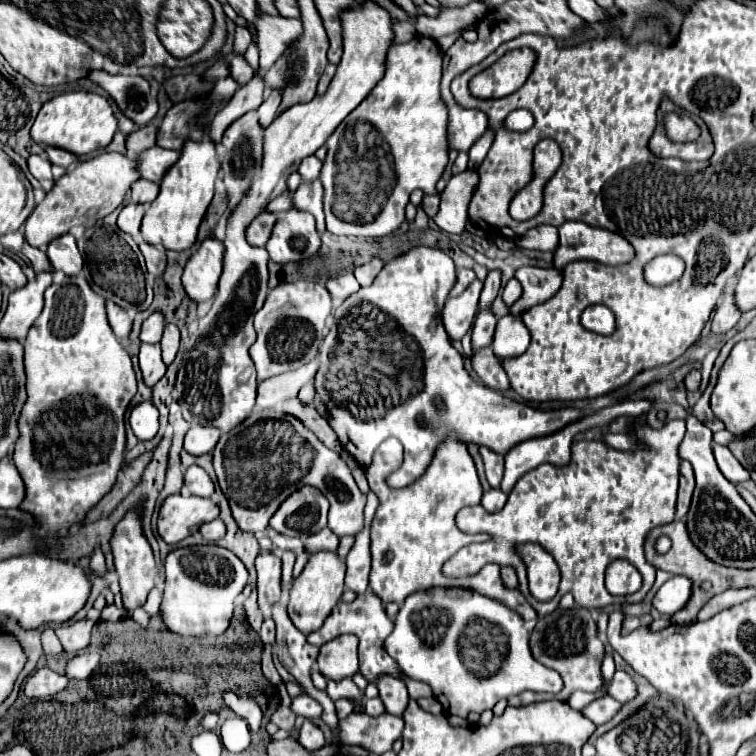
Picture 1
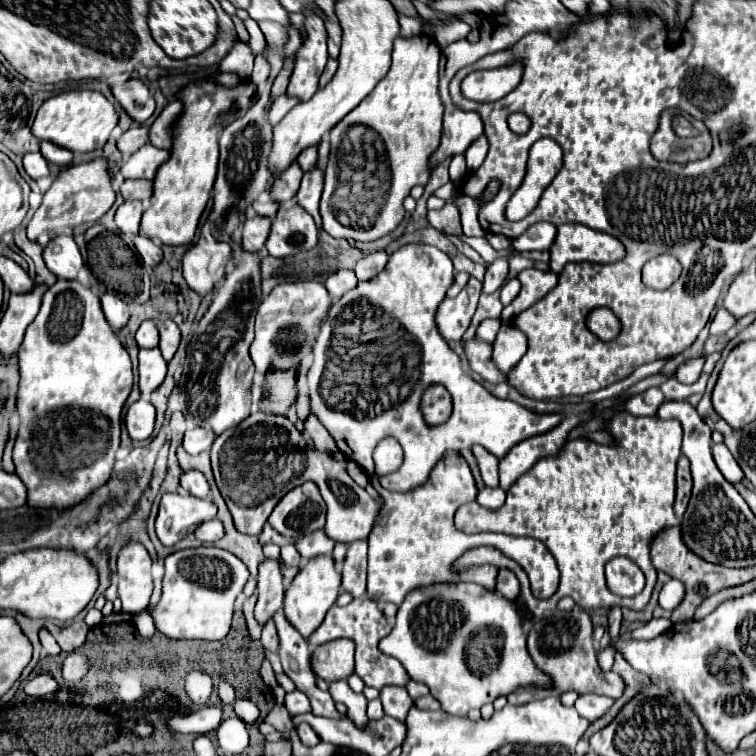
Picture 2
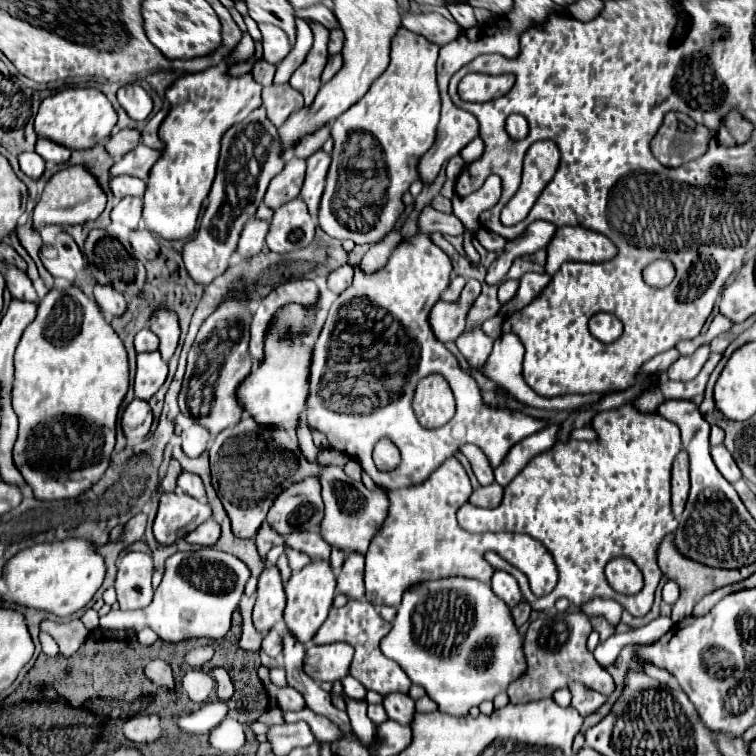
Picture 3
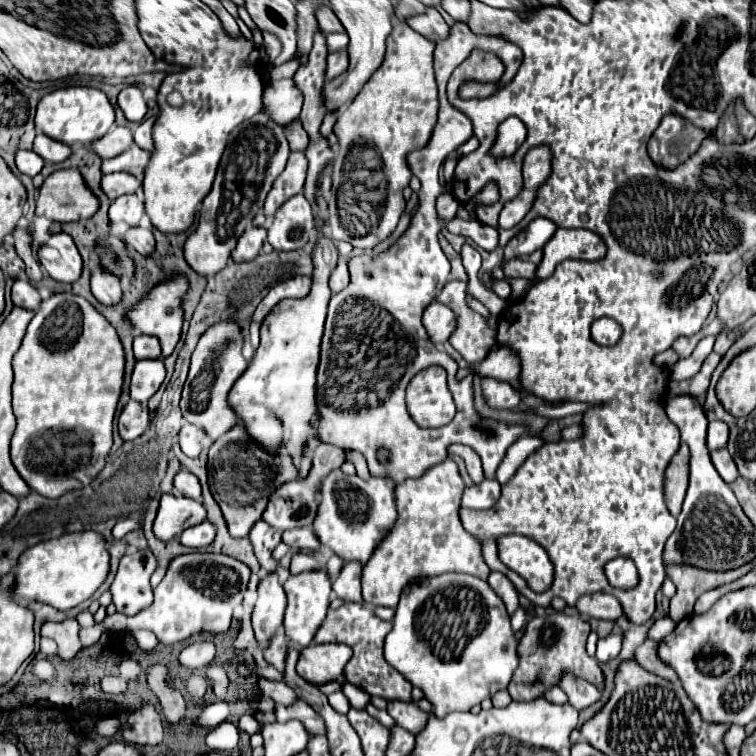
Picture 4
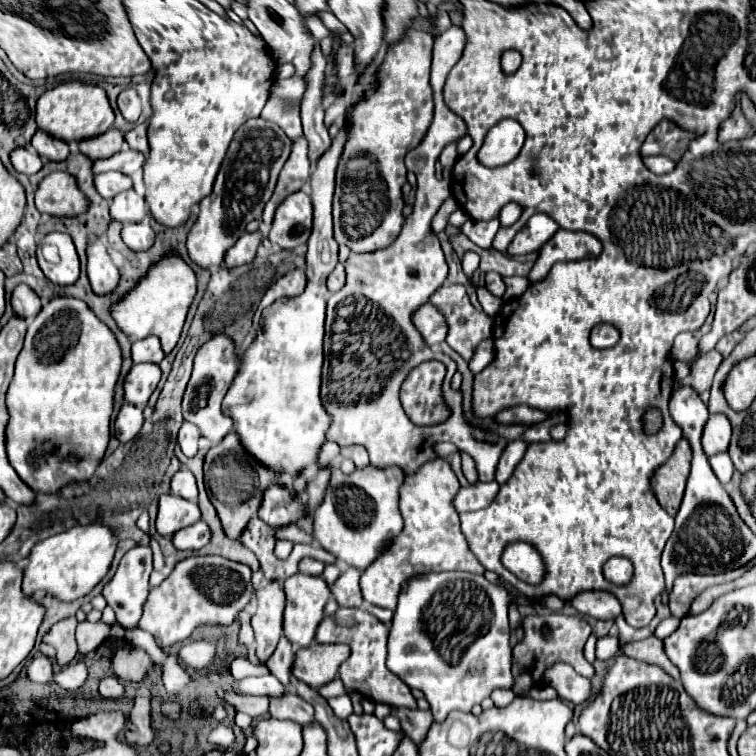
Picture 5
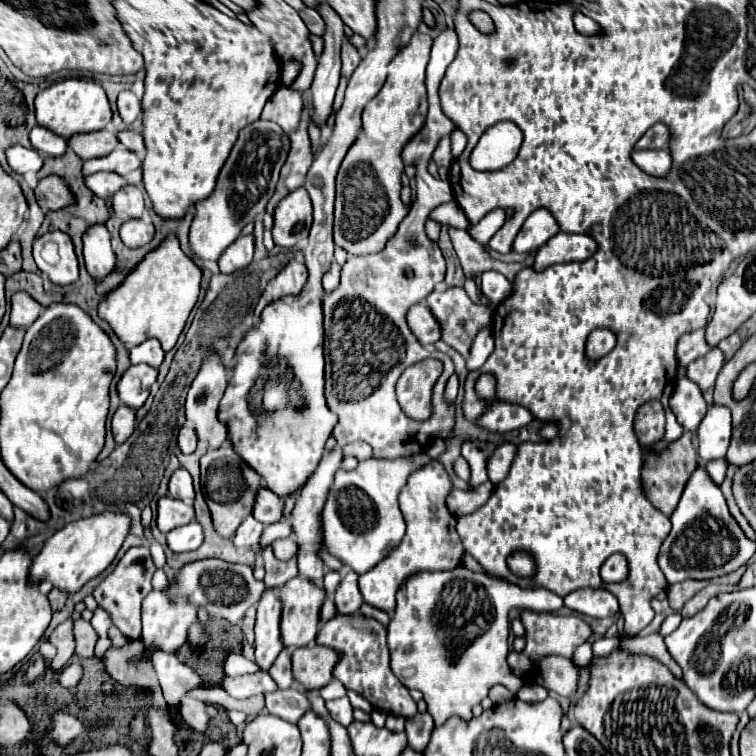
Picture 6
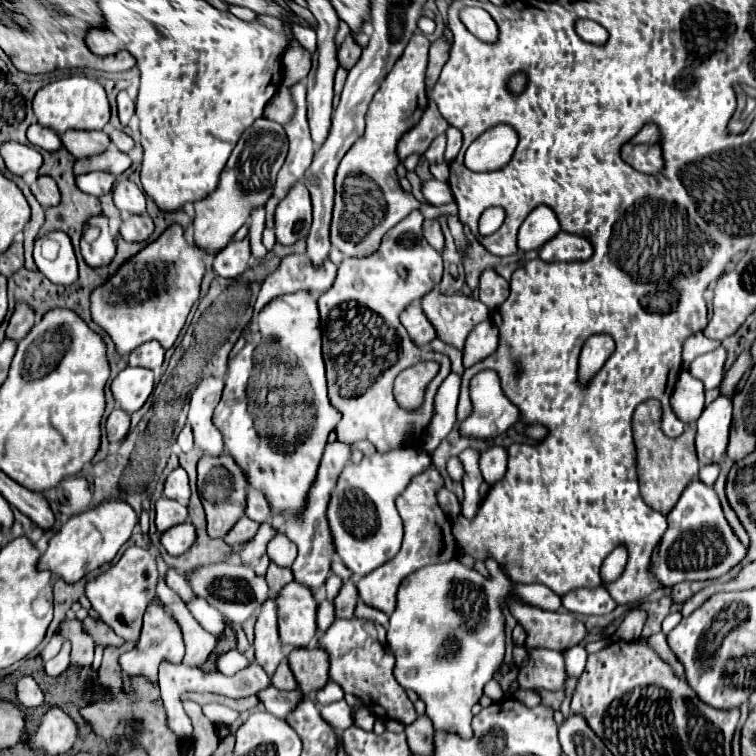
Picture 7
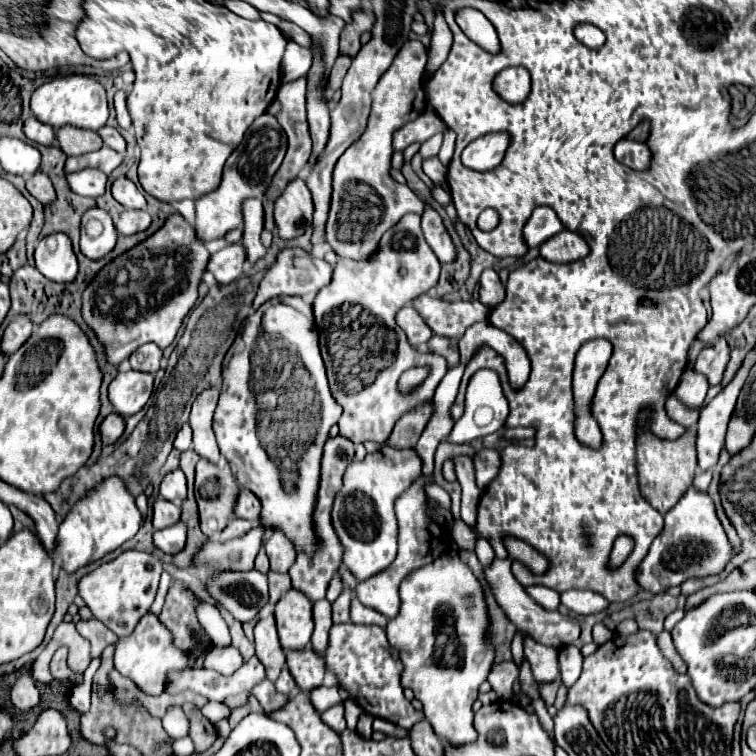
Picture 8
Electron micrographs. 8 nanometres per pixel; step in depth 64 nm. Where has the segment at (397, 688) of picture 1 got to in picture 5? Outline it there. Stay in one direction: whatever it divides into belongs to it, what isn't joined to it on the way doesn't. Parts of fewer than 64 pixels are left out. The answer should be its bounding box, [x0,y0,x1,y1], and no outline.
[392,708,434,744]

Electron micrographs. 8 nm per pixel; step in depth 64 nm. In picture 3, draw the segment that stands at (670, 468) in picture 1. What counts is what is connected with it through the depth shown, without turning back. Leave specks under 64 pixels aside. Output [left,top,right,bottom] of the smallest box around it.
[458,400,680,618]

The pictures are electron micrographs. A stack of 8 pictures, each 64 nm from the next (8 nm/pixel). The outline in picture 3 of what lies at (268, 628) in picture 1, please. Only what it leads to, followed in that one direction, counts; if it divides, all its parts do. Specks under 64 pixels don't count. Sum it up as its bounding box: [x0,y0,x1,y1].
[262,628,282,658]

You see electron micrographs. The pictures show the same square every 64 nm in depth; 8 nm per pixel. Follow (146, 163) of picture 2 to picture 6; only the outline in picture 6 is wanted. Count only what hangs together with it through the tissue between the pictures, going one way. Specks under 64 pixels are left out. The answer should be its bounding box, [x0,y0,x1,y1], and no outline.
[82,146,140,176]

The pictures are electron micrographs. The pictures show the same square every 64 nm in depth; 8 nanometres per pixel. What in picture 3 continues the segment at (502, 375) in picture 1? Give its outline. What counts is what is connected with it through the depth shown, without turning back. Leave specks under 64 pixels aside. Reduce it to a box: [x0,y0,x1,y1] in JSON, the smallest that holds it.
[456,326,494,366]

